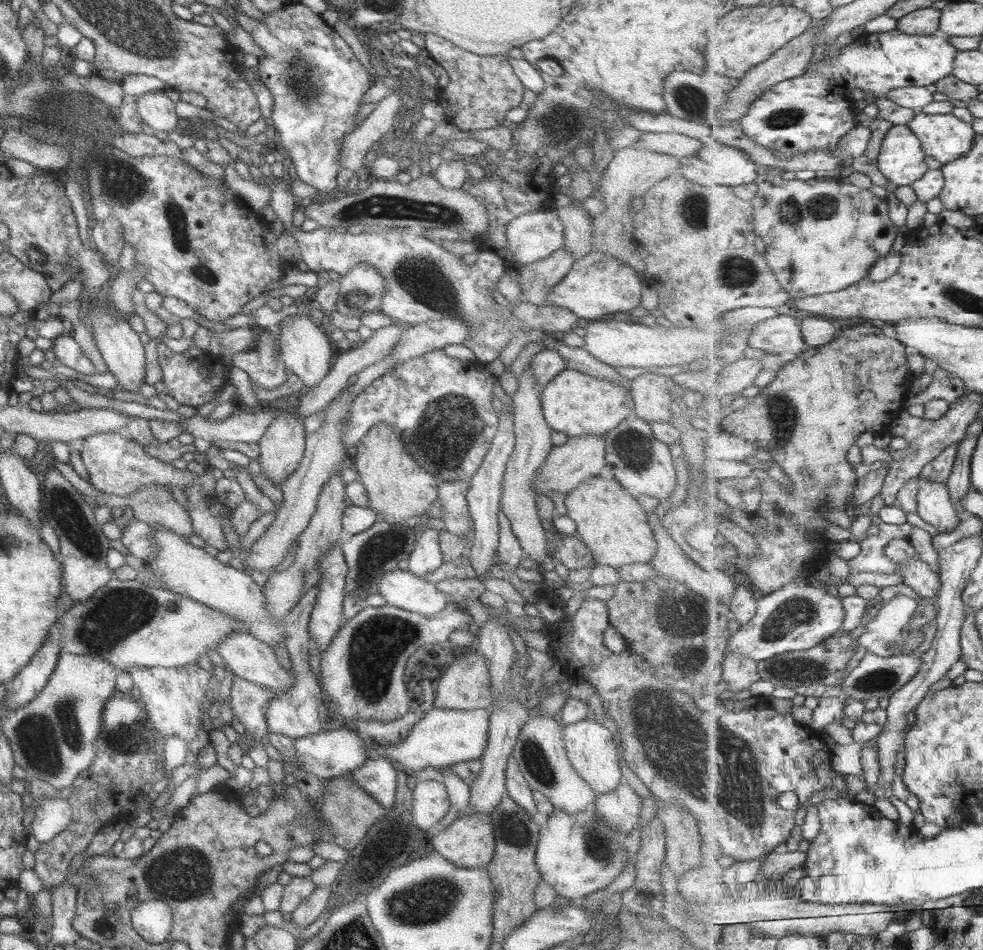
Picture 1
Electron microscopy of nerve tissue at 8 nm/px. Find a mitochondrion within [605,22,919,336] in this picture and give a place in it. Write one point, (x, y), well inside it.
(787, 211)

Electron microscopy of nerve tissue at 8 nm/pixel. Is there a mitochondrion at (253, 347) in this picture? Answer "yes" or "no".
no

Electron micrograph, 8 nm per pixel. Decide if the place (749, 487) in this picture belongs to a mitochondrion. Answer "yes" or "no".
no

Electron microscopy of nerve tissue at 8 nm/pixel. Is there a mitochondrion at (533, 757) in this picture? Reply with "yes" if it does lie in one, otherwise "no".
yes

